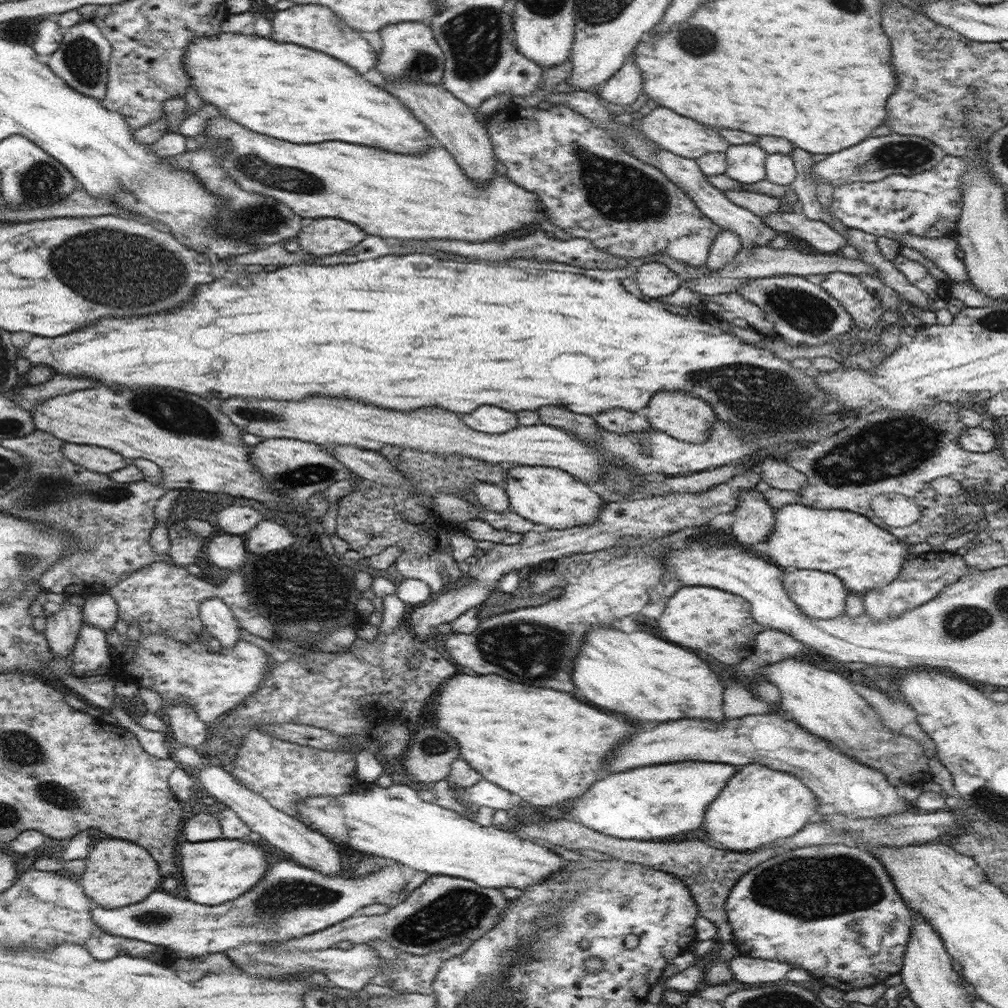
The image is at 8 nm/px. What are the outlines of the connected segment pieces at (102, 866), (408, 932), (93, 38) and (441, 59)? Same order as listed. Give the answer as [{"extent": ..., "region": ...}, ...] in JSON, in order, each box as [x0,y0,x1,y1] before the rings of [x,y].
[{"extent":[82,838,162,910],"region":[[[108,838],[98,842],[88,856],[88,874],[84,870],[82,876],[82,888],[86,896],[94,898],[96,904],[106,910],[142,902],[150,892],[158,888],[160,882],[162,876],[158,872],[158,862],[152,858],[152,854],[142,846],[120,838]]]},{"extent":[280,875,509,955],"region":[[[430,875],[404,901],[384,914],[354,914],[324,930],[305,934],[302,938],[288,939],[280,943],[280,949],[314,951],[336,946],[341,940],[348,940],[355,945],[369,944],[374,939],[386,941],[397,950],[413,955],[429,955],[460,942],[464,942],[468,948],[500,921],[508,903],[509,900],[499,888],[484,888],[467,878]]]},{"extent":[48,20,111,101],"region":[[[82,20],[63,33],[63,42],[52,54],[48,67],[72,89],[97,100],[104,101],[109,78],[109,59],[111,44],[100,28],[91,20]]]},{"extent":[375,22,445,84],"region":[[[397,22],[382,27],[379,34],[382,37],[382,50],[375,68],[387,83],[412,80],[424,84],[441,84],[445,70],[445,55],[434,39],[430,22]]]}]

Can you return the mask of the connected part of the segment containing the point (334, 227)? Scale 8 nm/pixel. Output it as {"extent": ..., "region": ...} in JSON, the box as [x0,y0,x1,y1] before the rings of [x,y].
{"extent":[300,218,364,256],"region":[[[316,218],[302,226],[300,246],[314,256],[330,256],[354,248],[364,240],[364,230],[340,218]]]}

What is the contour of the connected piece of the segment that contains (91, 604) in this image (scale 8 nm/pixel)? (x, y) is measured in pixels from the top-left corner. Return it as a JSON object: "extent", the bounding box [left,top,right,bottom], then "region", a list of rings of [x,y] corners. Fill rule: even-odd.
{"extent":[82,592,118,632],"region":[[[109,592],[89,594],[85,596],[82,618],[84,624],[92,624],[107,632],[117,623],[118,604],[115,598],[109,595]]]}

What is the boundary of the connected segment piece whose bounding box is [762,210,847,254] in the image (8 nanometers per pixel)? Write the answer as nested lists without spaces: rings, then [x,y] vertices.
[[[776,210],[764,215],[763,221],[779,233],[790,234],[801,241],[815,253],[835,253],[847,244],[847,238],[842,236],[827,223],[820,220],[810,220],[802,212],[780,212]]]

